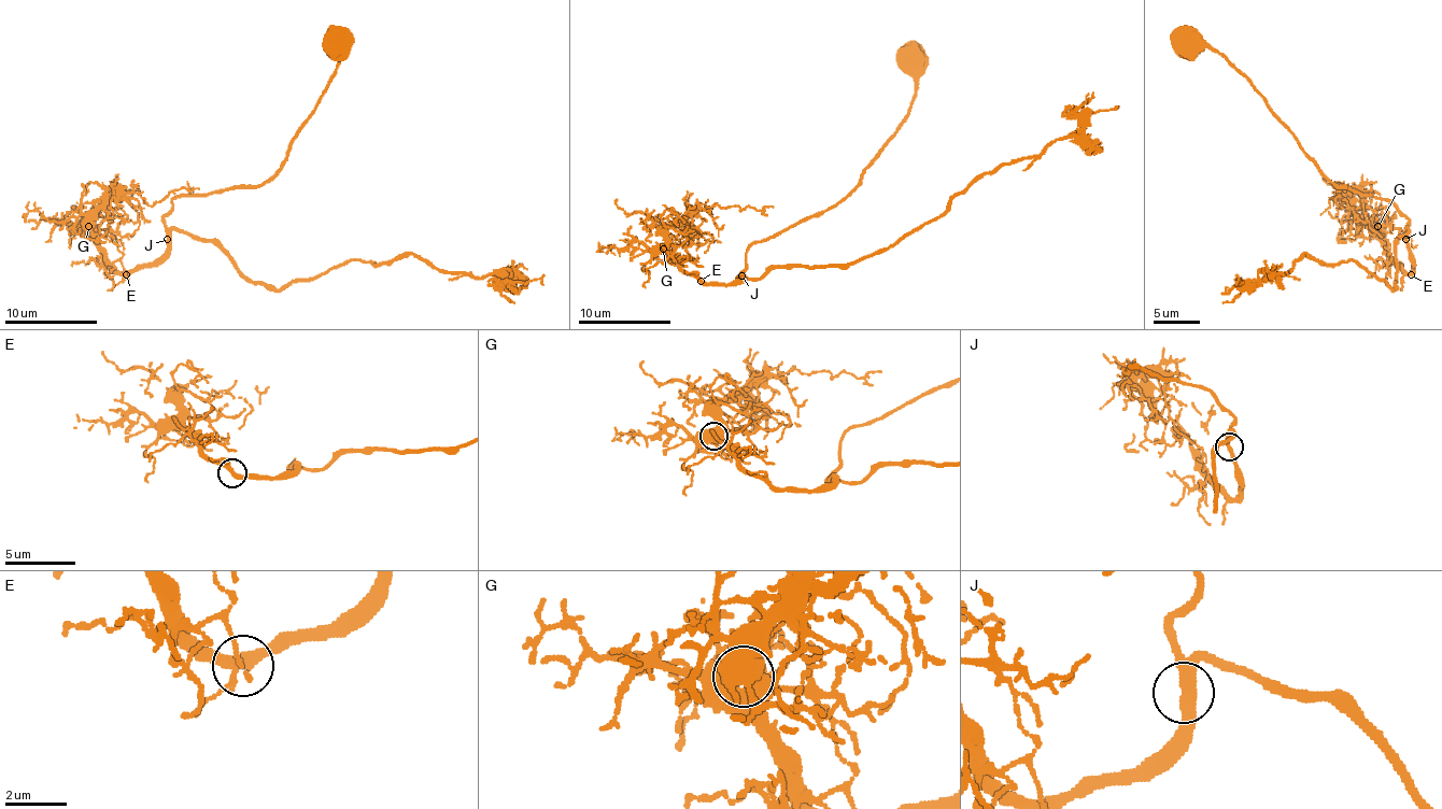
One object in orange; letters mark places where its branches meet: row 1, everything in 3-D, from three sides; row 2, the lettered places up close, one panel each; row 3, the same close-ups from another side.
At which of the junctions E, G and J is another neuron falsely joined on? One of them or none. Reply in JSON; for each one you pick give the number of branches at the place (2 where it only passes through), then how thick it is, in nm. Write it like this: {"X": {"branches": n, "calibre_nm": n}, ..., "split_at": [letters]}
{"split_at": []}

